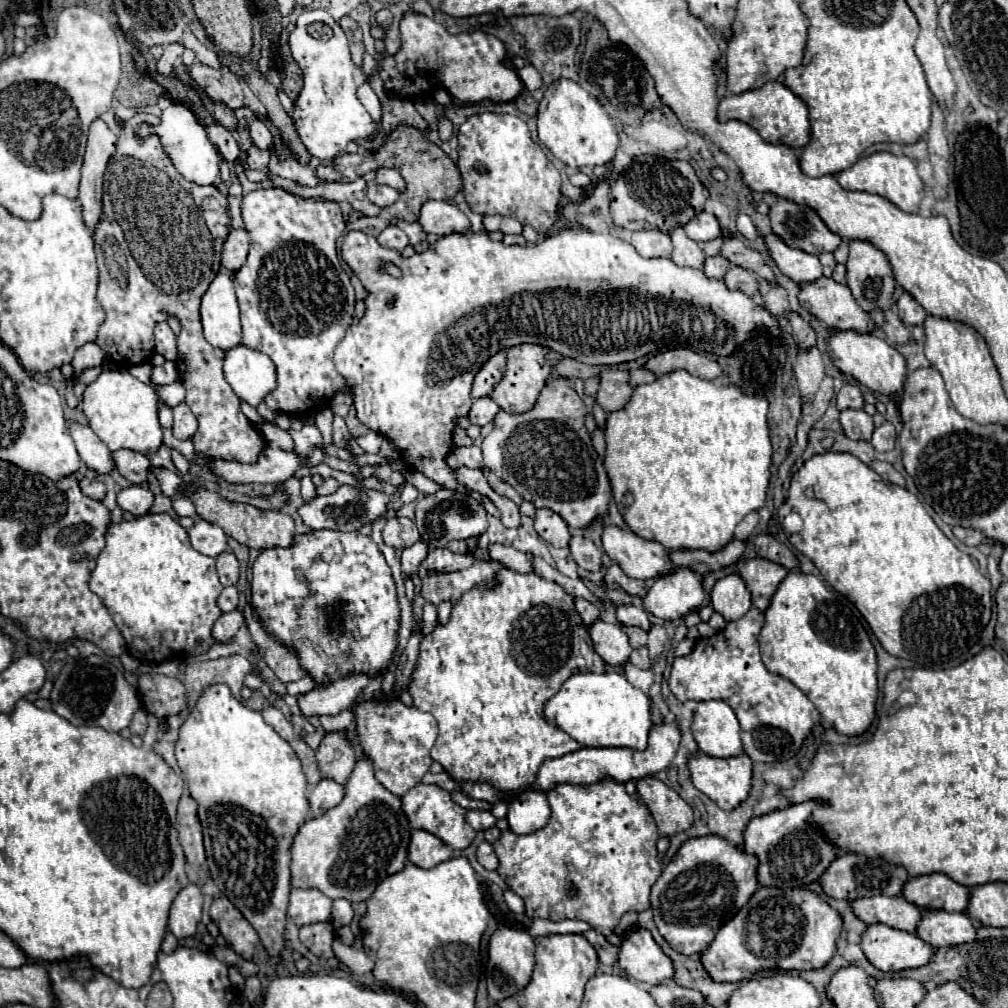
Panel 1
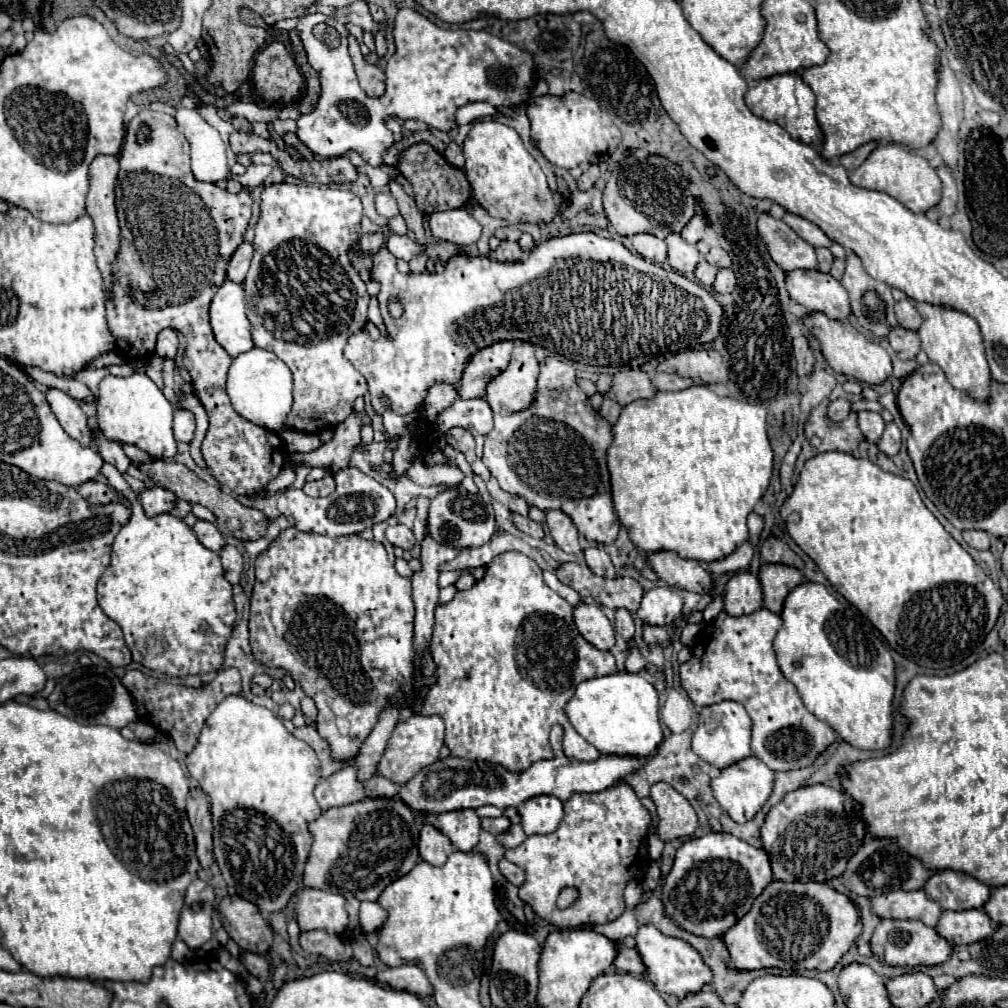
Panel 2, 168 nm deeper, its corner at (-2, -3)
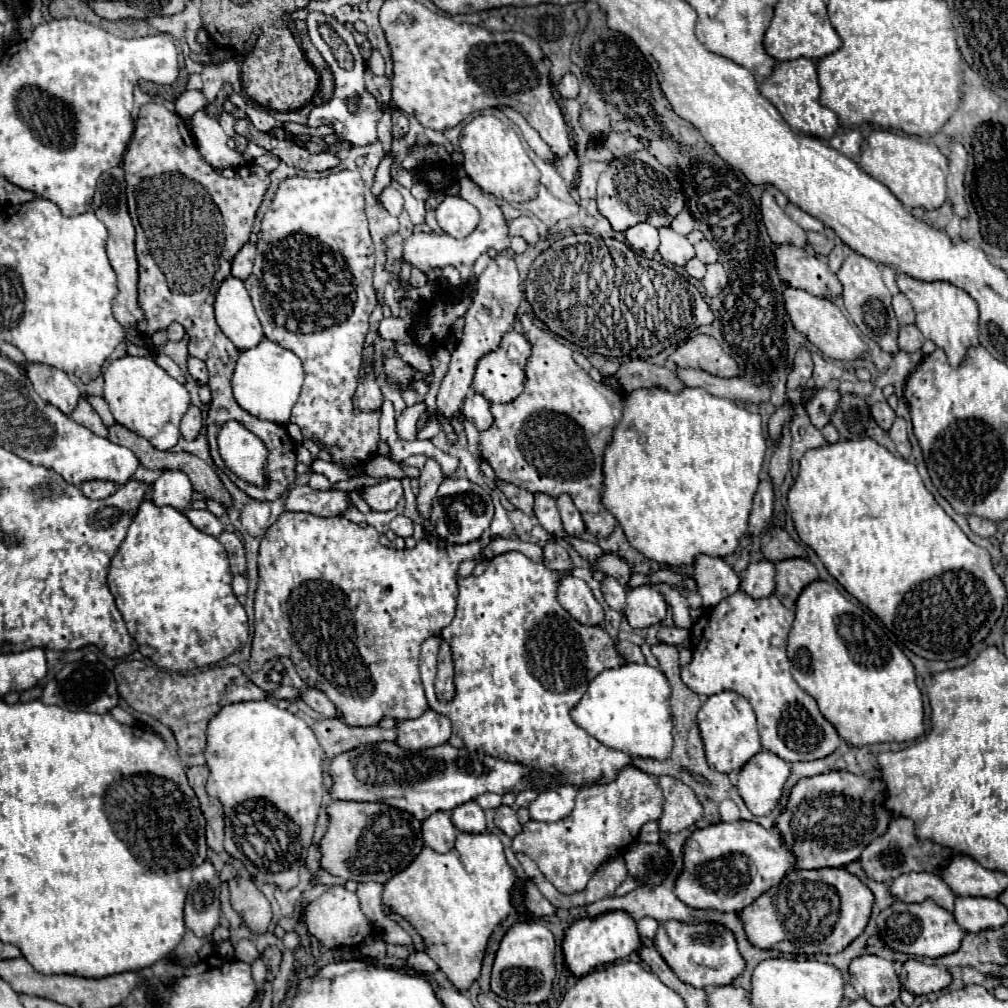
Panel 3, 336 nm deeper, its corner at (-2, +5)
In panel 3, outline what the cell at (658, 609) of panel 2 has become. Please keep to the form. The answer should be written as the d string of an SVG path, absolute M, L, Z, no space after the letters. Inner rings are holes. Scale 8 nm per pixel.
M639 586L631 588L627 592L625 602L625 618L631 628L649 628L655 624L661 624L667 612L667 602L663 594L653 590L651 586Z

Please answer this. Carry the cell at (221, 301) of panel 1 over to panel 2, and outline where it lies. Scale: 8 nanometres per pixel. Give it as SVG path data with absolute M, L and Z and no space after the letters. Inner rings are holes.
M225 280L211 300L209 314L215 340L227 350L229 356L235 358L253 348L241 284Z

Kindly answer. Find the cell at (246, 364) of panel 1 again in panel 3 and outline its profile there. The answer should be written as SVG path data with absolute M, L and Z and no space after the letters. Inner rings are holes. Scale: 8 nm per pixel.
M263 338L259 346L243 350L233 374L233 394L237 404L249 414L261 420L273 420L277 424L287 424L291 408L299 398L303 384L301 360L287 348Z

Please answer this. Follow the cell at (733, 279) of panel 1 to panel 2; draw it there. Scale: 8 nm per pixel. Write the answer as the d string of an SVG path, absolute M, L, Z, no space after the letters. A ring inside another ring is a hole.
M729 268L719 270L719 274L717 274L715 282L713 282L715 292L719 292L719 294L729 294L729 292L733 292L735 286L737 286L737 276L735 276L735 272L729 270Z

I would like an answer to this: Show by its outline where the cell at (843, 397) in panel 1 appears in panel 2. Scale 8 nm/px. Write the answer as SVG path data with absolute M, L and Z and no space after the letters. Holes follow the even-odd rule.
M845 398L833 400L833 402L829 404L829 418L835 420L835 422L845 420L845 418L849 416L849 412L851 412L851 402L845 400Z

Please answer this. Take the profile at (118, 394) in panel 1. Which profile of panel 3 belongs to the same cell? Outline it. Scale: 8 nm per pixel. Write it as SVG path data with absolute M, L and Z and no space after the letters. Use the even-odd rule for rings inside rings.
M123 356L113 360L103 372L105 400L117 424L147 438L157 450L171 450L179 440L179 422L189 408L189 392L171 378L155 360L141 356Z

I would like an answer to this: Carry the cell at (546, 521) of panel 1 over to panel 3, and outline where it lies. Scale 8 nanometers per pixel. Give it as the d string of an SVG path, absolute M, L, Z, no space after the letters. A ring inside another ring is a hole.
M561 494L557 498L557 506L559 506L559 512L561 512L561 520L563 520L563 526L567 530L567 534L571 536L581 536L585 532L585 524L581 520L581 514L579 510L575 508L573 500L569 494Z

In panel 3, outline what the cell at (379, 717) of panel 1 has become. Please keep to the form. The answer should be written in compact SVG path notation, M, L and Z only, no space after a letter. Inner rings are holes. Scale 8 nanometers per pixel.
M427 710L423 716L415 720L403 720L397 724L399 726L399 736L397 744L403 748L413 748L413 750L425 750L431 746L445 744L451 736L451 722L447 716Z

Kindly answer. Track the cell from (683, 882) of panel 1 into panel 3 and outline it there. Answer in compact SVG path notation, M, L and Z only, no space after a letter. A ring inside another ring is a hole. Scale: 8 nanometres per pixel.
M749 820L719 822L691 834L685 844L685 872L675 882L675 892L691 908L741 912L771 886L777 886L793 868L795 856L775 828L767 830Z

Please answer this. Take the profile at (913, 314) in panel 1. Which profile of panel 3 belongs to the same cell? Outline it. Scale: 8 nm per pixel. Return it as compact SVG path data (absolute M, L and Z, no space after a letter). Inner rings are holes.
M905 294L893 296L893 310L895 310L895 316L897 316L899 326L905 326L905 324L913 324L915 322L913 306L911 306L911 302L909 302L909 298Z

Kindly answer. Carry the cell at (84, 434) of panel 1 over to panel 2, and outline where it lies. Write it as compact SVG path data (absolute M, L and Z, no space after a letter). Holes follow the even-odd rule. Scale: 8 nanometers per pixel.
M55 388L47 390L47 400L49 400L51 410L57 416L59 424L63 426L63 430L71 438L75 438L81 446L91 446L91 434L89 434L89 426L87 426L87 416L79 408L79 404L71 396L67 396L65 392L55 390Z

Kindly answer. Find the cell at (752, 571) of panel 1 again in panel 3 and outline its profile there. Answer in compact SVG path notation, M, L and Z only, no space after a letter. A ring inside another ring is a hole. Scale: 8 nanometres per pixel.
M805 558L781 560L781 564L775 564L775 568L777 568L775 596L781 600L781 604L785 604L785 608L793 610L803 588L807 584L819 580L819 572Z

